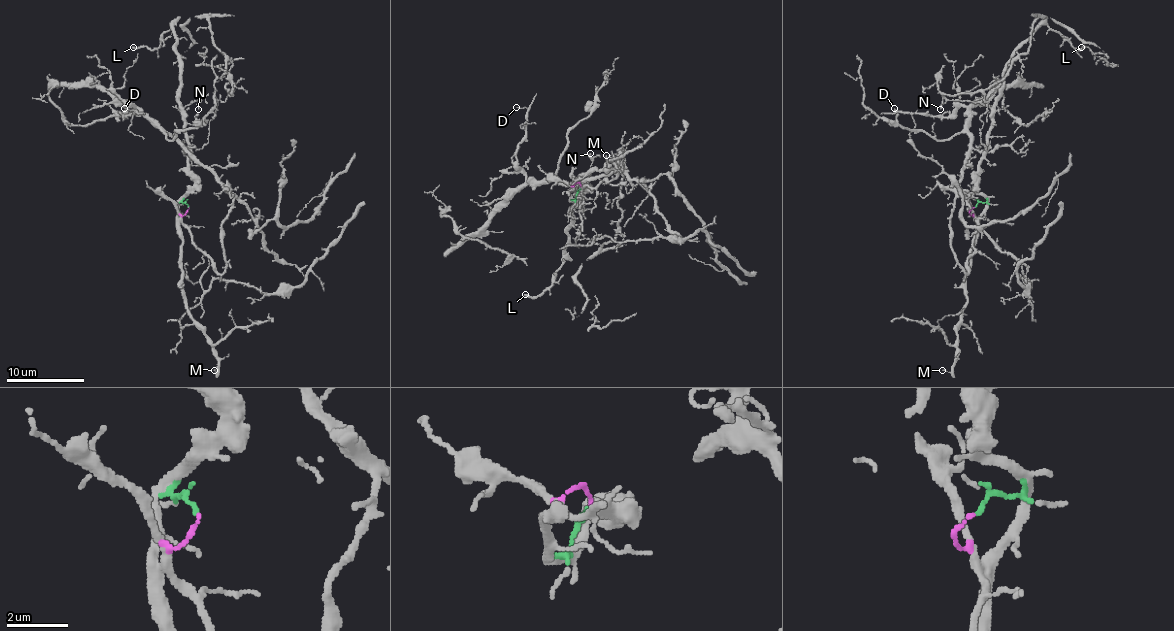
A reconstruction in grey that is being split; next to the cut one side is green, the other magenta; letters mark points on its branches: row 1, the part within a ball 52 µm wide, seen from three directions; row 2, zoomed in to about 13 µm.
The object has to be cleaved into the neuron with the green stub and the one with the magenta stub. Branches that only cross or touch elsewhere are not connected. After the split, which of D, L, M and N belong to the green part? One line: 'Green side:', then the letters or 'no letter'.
Green side: L, M, N

